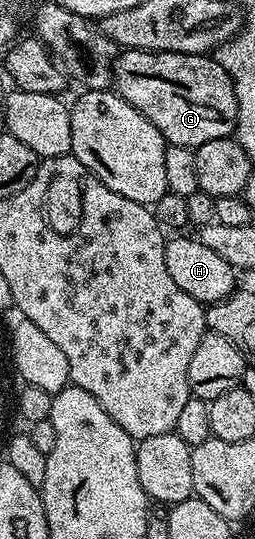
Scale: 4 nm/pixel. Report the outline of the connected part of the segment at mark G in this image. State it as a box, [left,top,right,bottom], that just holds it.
[112,51,238,149]

